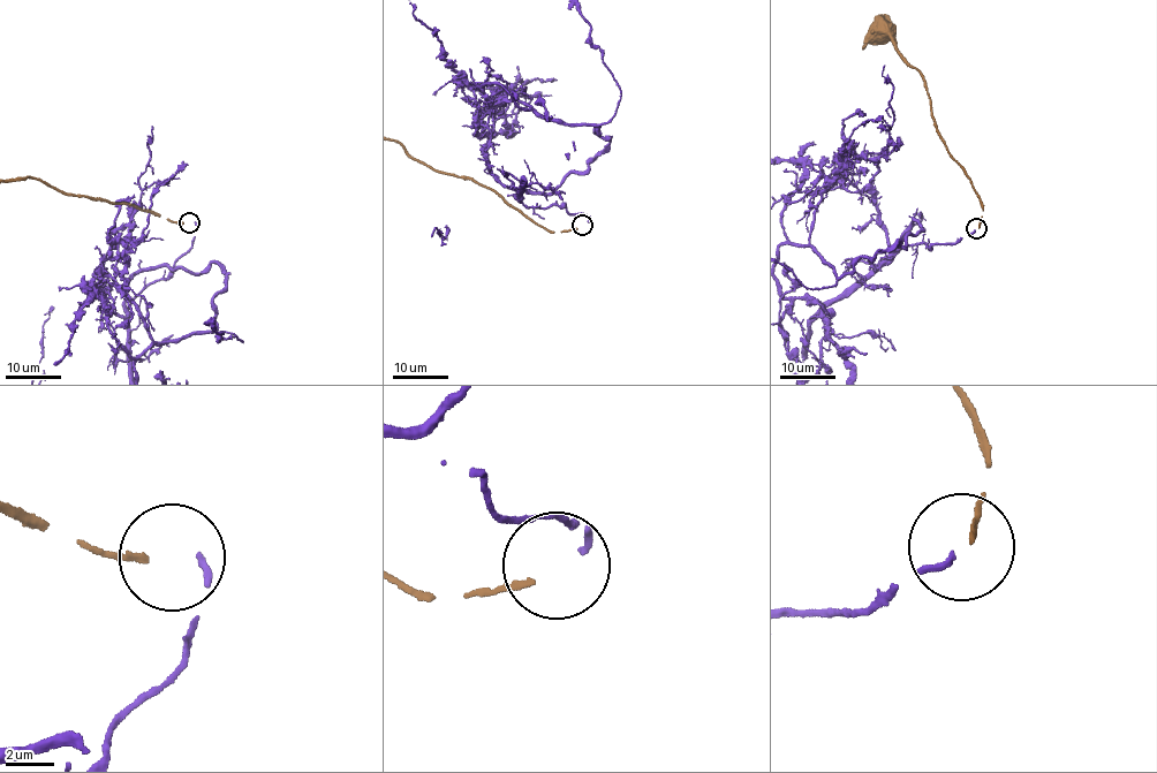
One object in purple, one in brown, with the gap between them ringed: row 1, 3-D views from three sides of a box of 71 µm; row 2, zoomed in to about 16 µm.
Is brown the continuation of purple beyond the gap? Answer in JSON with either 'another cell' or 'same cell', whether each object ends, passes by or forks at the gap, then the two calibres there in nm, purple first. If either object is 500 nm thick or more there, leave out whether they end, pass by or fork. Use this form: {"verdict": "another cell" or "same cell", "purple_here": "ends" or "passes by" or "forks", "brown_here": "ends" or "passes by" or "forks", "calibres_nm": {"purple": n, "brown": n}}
{"verdict": "same cell", "purple_here": "ends", "brown_here": "ends", "calibres_nm": {"purple": 280, "brown": 260}}

